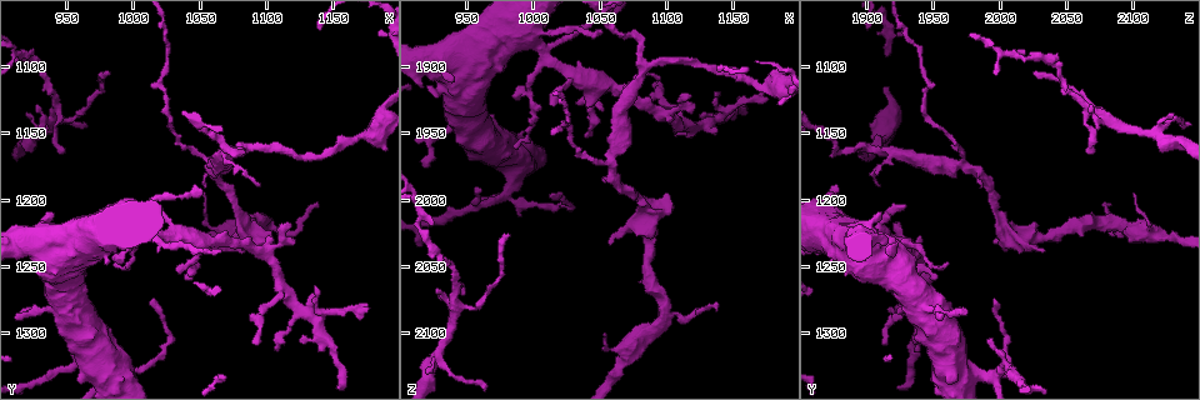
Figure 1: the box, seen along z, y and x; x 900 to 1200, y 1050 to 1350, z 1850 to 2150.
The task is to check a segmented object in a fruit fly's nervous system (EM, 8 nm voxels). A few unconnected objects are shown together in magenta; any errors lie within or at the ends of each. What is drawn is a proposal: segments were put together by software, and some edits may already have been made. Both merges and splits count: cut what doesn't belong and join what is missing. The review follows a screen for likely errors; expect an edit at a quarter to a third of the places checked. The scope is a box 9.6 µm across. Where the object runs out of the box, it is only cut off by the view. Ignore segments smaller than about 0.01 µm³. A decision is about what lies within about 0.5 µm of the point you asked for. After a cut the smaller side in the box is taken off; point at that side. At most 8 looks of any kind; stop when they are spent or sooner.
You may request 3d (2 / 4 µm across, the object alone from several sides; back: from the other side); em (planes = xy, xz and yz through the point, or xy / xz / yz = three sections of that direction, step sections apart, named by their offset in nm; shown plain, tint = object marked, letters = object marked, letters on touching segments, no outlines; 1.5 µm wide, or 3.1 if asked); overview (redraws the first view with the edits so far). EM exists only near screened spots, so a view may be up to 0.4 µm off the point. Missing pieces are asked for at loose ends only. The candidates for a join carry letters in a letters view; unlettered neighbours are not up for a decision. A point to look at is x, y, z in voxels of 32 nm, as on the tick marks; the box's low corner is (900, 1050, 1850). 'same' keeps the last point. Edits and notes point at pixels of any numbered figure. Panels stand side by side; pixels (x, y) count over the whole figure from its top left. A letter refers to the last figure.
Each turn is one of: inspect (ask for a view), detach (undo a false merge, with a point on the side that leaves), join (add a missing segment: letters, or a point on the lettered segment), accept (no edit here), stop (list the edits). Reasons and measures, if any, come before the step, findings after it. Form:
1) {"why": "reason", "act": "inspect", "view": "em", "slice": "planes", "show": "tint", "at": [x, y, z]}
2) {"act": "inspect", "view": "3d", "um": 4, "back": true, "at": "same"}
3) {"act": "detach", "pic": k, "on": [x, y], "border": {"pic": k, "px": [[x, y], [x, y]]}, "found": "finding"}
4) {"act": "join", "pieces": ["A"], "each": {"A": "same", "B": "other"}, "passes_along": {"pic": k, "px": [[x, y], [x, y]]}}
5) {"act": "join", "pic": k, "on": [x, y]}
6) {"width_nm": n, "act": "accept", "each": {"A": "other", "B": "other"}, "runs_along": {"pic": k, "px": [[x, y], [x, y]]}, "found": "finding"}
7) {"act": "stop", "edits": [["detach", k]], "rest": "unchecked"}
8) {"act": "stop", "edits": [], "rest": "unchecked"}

{"why": "branch stops here", "act": "inspect", "view": "em", "slice": "yz", "step": 4, "show": "tint", "at": [982, 1104, 2028]}

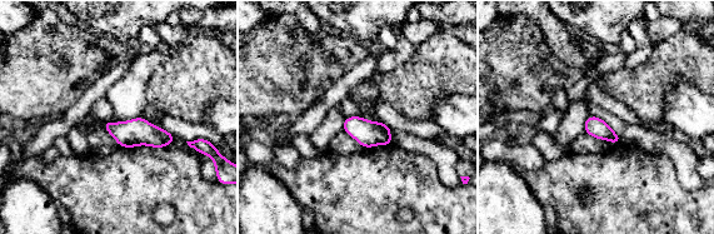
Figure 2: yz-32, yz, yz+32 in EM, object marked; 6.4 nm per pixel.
{"act": "inspect", "view": "em", "slice": "planes", "show": "letters", "at": "same"}

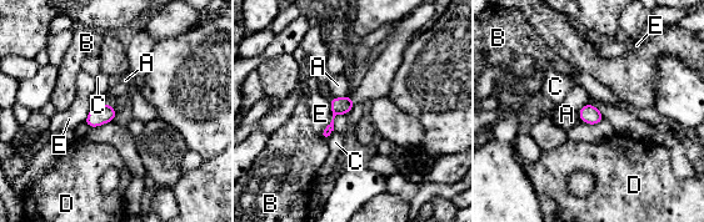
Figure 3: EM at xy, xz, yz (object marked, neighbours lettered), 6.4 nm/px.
{"act": "accept", "each": {"A": "other", "B": "other", "C": "other", "D": "other", "E": "other"}, "found": "no lettered segment goes on from it"}

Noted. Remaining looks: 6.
{"why": "three-way junction", "act": "inspect", "view": "3d", "um": 4, "at": [930, 1150, 2118]}

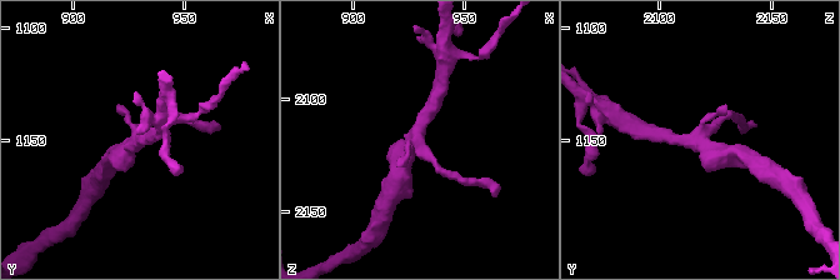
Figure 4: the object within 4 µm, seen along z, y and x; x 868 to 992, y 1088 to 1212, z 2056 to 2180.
{"act": "inspect", "view": "em", "slice": "planes", "show": "letters", "at": [930, 1150, 2118]}

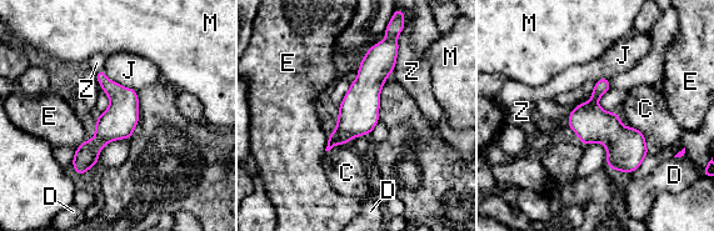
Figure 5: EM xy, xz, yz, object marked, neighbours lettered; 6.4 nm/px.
{"act": "accept", "each": {"C": "other", "D": "other", "E": "other", "J": "other", "M": "other", "Z": "other"}, "found": "continuous, no second neuron"}

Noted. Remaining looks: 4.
{"why": "free end", "act": "inspect", "view": "3d", "um": 4, "at": [1016, 1274, 1996]}

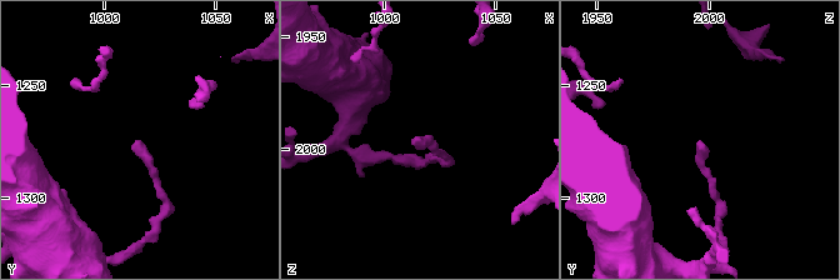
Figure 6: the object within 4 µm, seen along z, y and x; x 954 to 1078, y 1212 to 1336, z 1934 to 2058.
{"act": "inspect", "view": "em", "slice": "planes", "show": "letters", "at": [1016, 1275, 1996]}

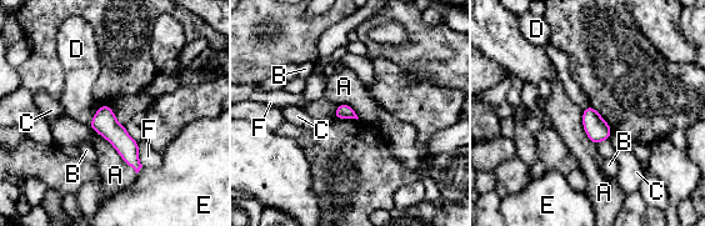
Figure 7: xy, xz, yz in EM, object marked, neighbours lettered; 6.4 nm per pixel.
{"act": "accept", "each": {"A": "other", "B": "other", "C": "other", "D": "other", "E": "other", "F": "other"}, "border": {"pic": 7, "px": [[93, 129], [136, 172]]}, "found": "no lettered segment goes on from it"}

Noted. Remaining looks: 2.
{"act": "stop", "edits": [], "rest": "unchecked"}

